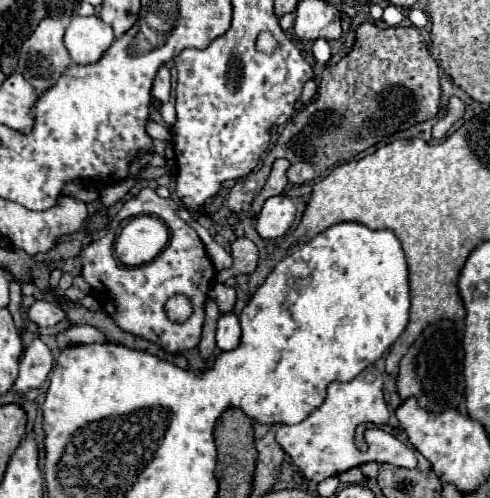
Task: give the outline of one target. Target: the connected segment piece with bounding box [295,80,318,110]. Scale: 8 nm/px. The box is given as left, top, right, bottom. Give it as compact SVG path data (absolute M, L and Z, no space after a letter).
M309 80L305 83L303 89L303 93L301 97L298 99L297 103L295 104L295 110L302 108L305 104L310 102L312 97L317 93L317 84L314 80Z

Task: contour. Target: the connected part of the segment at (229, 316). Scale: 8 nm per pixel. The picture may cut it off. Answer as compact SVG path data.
M221 313L217 321L217 347L221 351L235 349L239 345L241 329L239 329L239 319L235 313Z

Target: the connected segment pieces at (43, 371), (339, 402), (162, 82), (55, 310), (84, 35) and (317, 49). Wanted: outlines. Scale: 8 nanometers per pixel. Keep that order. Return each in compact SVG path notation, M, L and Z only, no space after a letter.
M36 337L31 341L31 345L25 349L23 359L19 363L19 377L15 381L15 389L25 393L29 389L37 389L45 383L54 358L51 349Z
M361 375L353 381L341 383L333 381L327 385L327 397L319 409L311 411L307 419L297 425L281 425L277 431L277 443L293 459L293 463L305 473L307 479L323 481L327 477L339 475L355 465L371 461L367 453L361 453L355 447L355 427L359 423L383 425L389 421L391 409L383 397L383 377L375 377L373 383L367 383Z
M163 65L153 83L153 97L165 103L169 101L169 91L171 91L171 77L169 77L169 69Z
M35 301L27 309L29 321L33 321L37 327L55 327L61 321L65 321L65 313L59 303L47 303L47 301Z
M73 17L71 25L65 31L65 47L71 59L79 65L95 63L113 43L111 25L103 23L101 17Z
M317 39L315 45L313 45L313 55L319 63L327 63L329 57L331 57L331 49L329 49L329 43L325 39Z

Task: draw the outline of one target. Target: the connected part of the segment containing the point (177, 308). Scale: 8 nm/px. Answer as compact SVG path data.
M173 295L173 297L167 301L165 309L167 309L169 319L173 319L173 321L185 321L185 319L191 315L191 303L189 303L189 299L183 297L183 295Z

